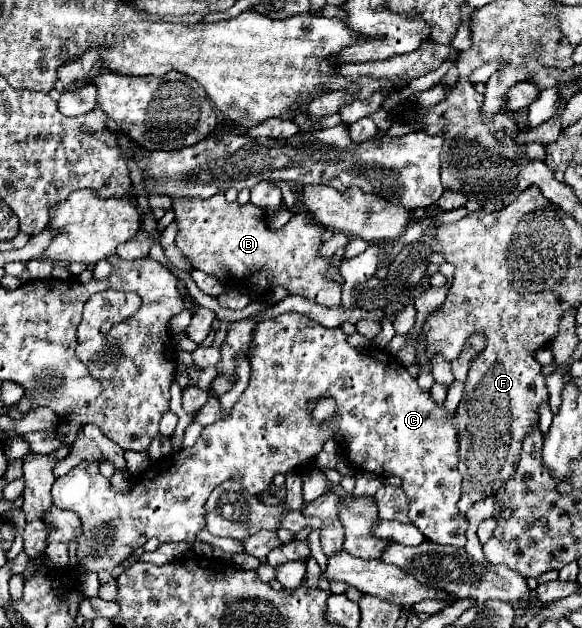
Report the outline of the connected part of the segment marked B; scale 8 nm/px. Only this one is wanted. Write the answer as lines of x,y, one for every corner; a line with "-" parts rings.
219,192
213,198
171,198
173,210
175,210
175,222
179,224
177,230
177,248
183,252
185,258
193,264
195,270
209,272
221,280
243,280
245,288
260,295
271,292
273,286
287,288
289,294
303,296
307,300
313,300
323,306
339,306
341,302
341,286
327,278
327,270
331,266
333,258
323,258
319,254
319,246
323,244
323,226
319,222
313,222
309,212
295,214
285,224
285,234
275,234
269,230
265,220
265,210
255,206
255,212
247,212
251,204
239,204
239,202
227,202
225,194

